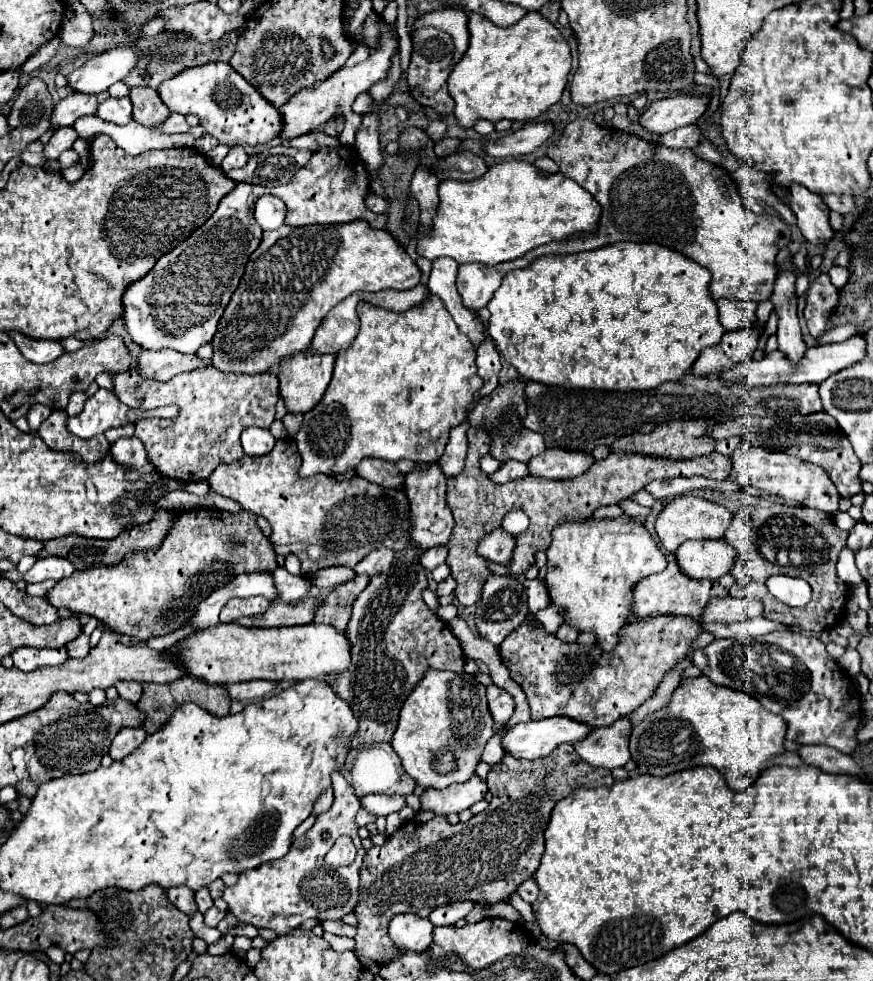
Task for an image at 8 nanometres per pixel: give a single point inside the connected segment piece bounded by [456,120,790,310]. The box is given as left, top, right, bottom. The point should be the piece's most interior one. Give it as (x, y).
(649, 193)

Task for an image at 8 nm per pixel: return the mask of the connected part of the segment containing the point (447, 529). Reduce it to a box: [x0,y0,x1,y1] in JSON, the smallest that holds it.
[406,462,454,548]

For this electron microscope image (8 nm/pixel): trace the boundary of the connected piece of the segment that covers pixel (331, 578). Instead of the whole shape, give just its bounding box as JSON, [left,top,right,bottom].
[312,568,356,588]

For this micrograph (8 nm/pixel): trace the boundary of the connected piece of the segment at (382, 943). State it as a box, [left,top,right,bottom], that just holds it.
[354,744,614,964]

